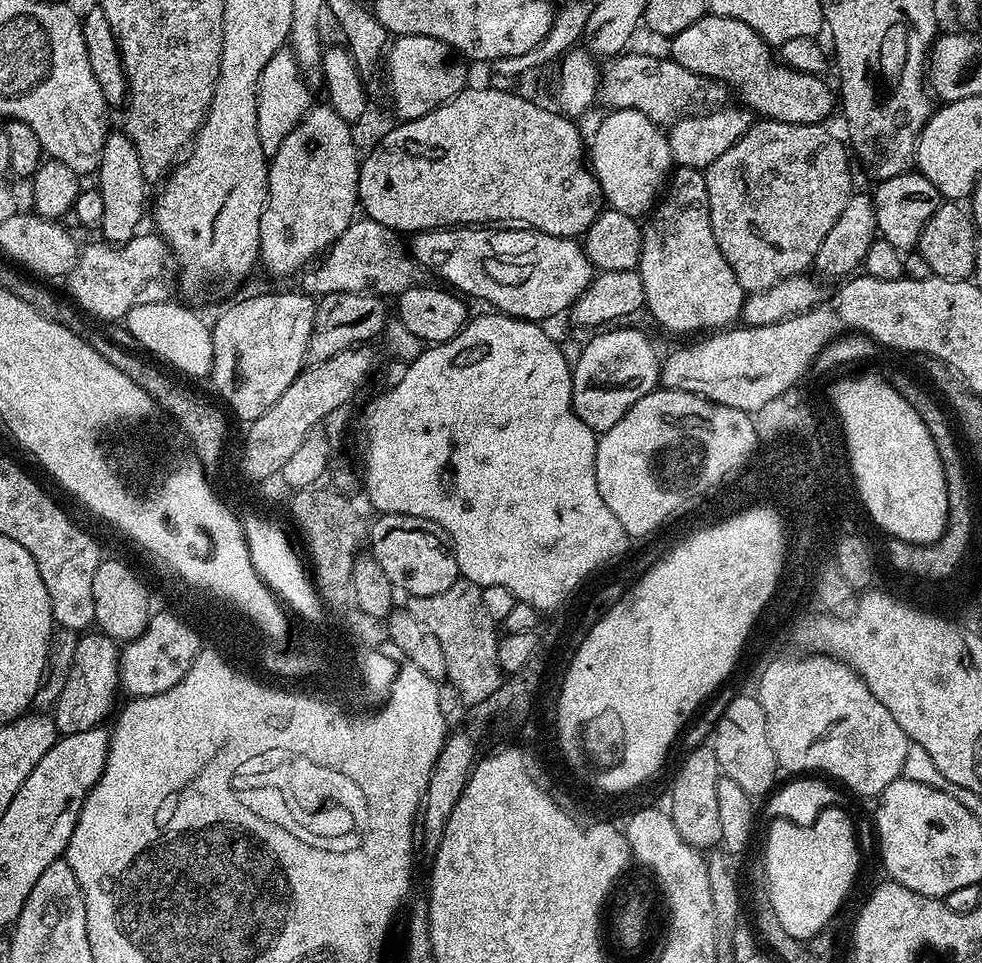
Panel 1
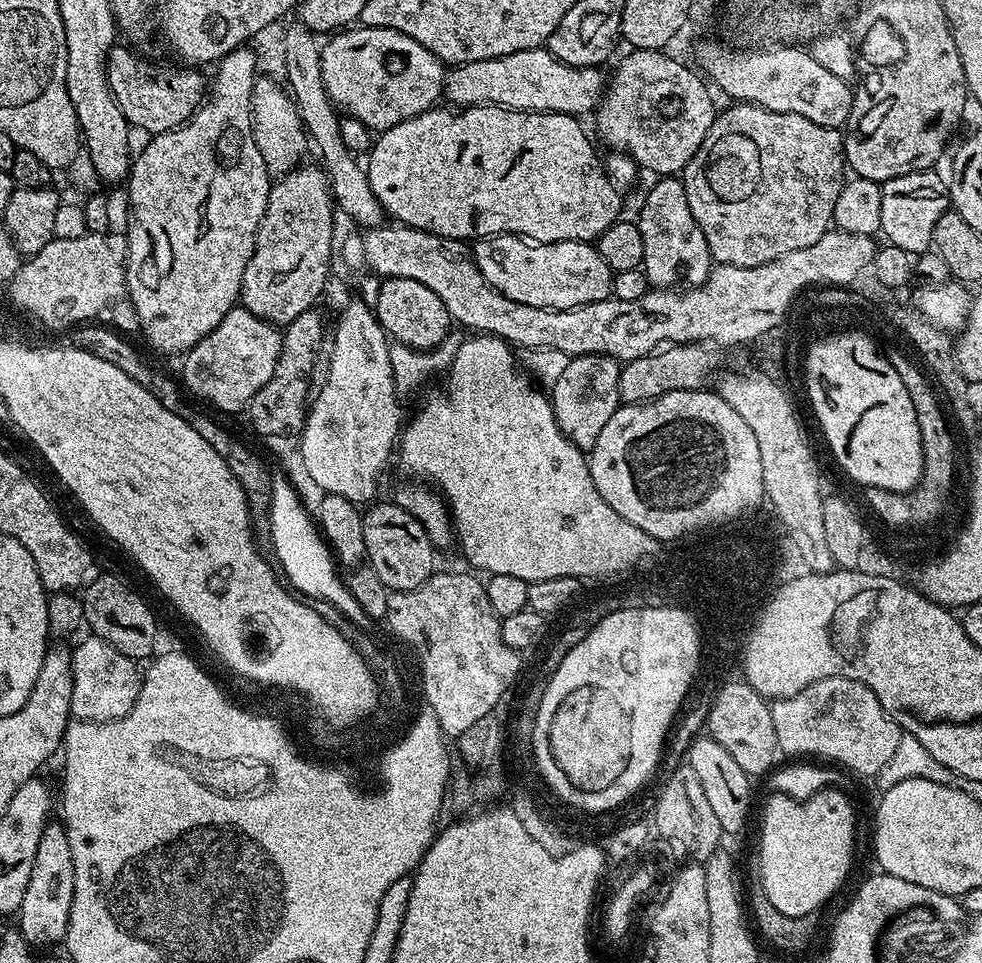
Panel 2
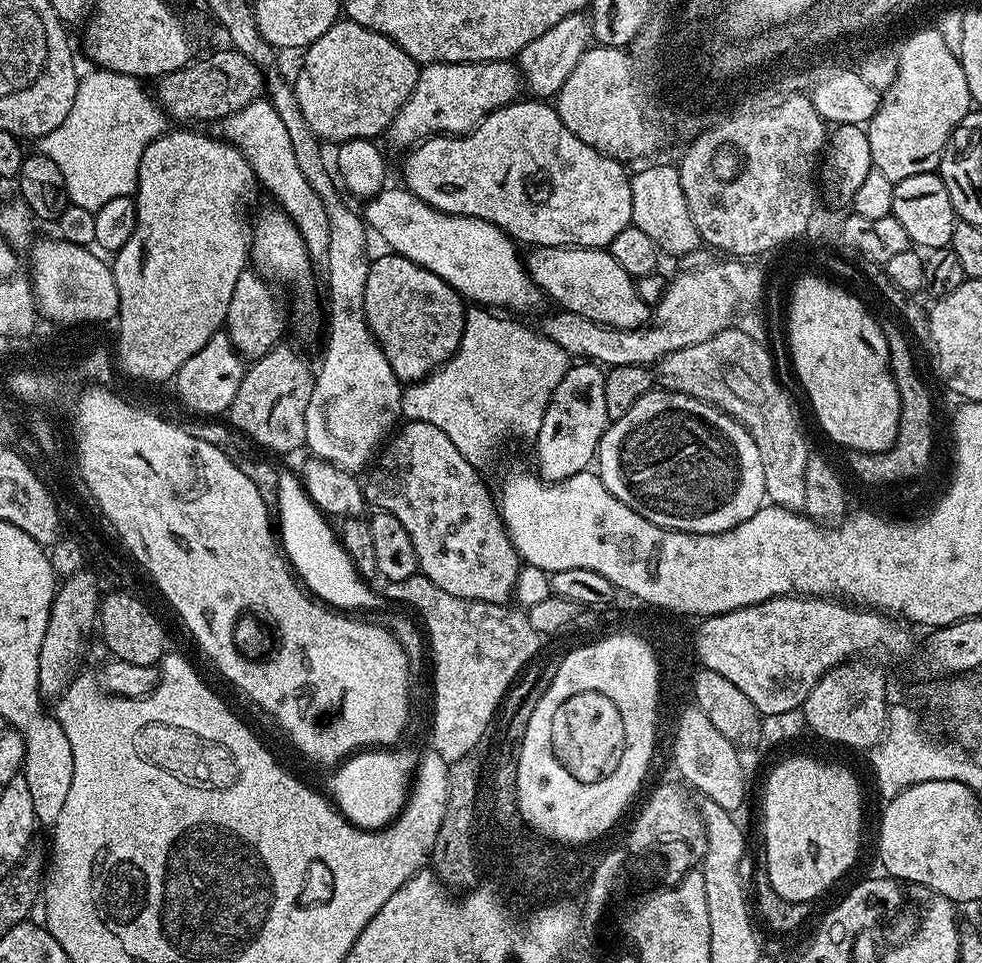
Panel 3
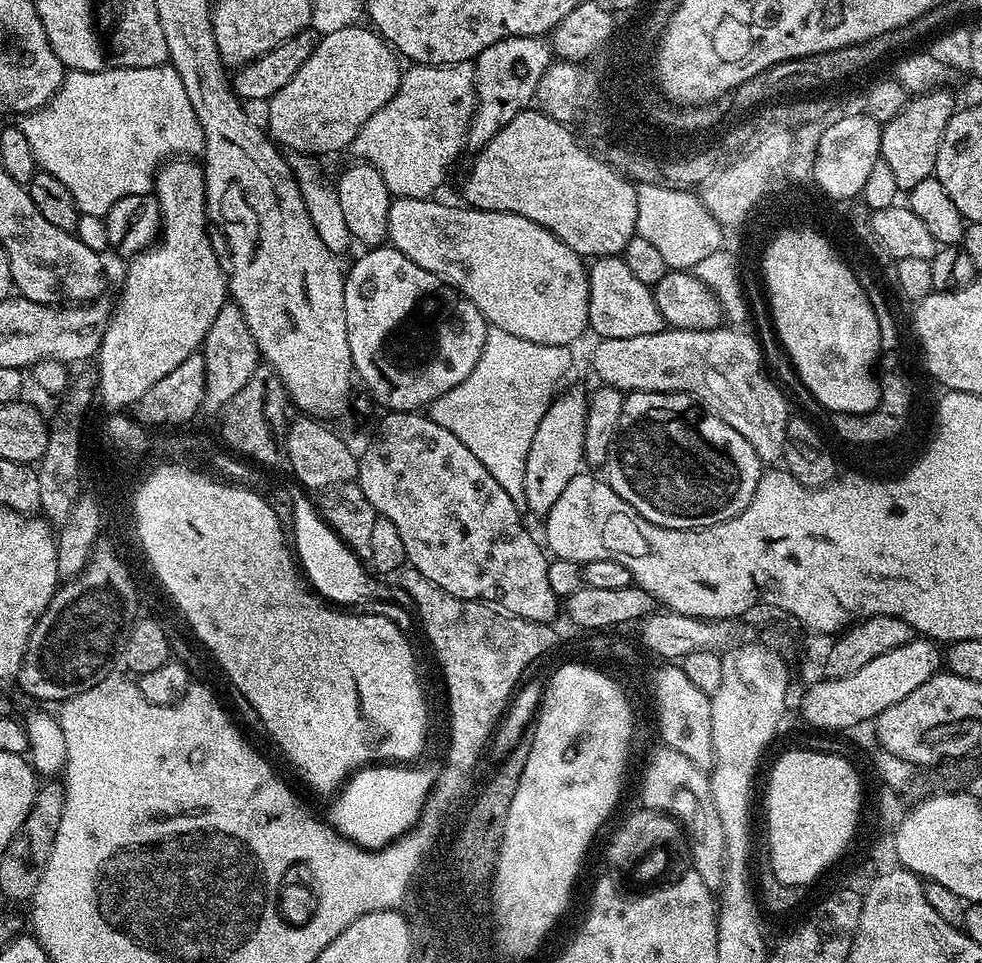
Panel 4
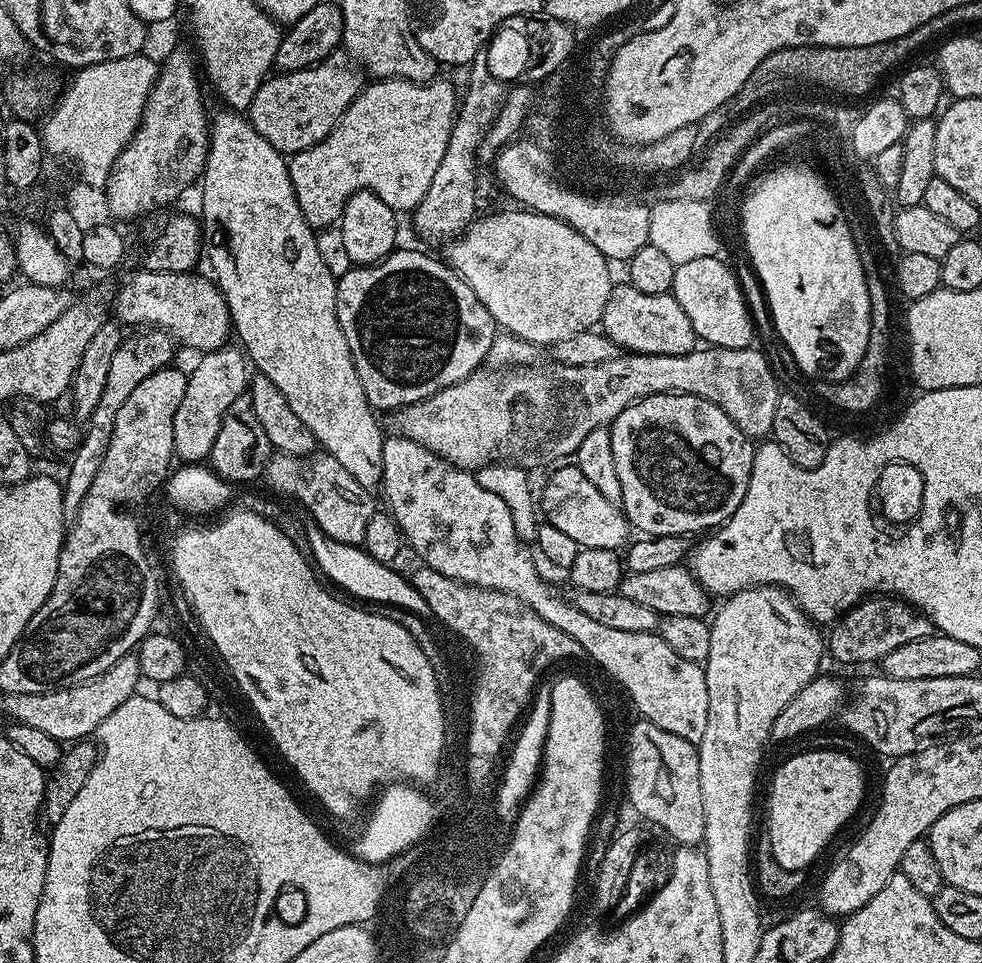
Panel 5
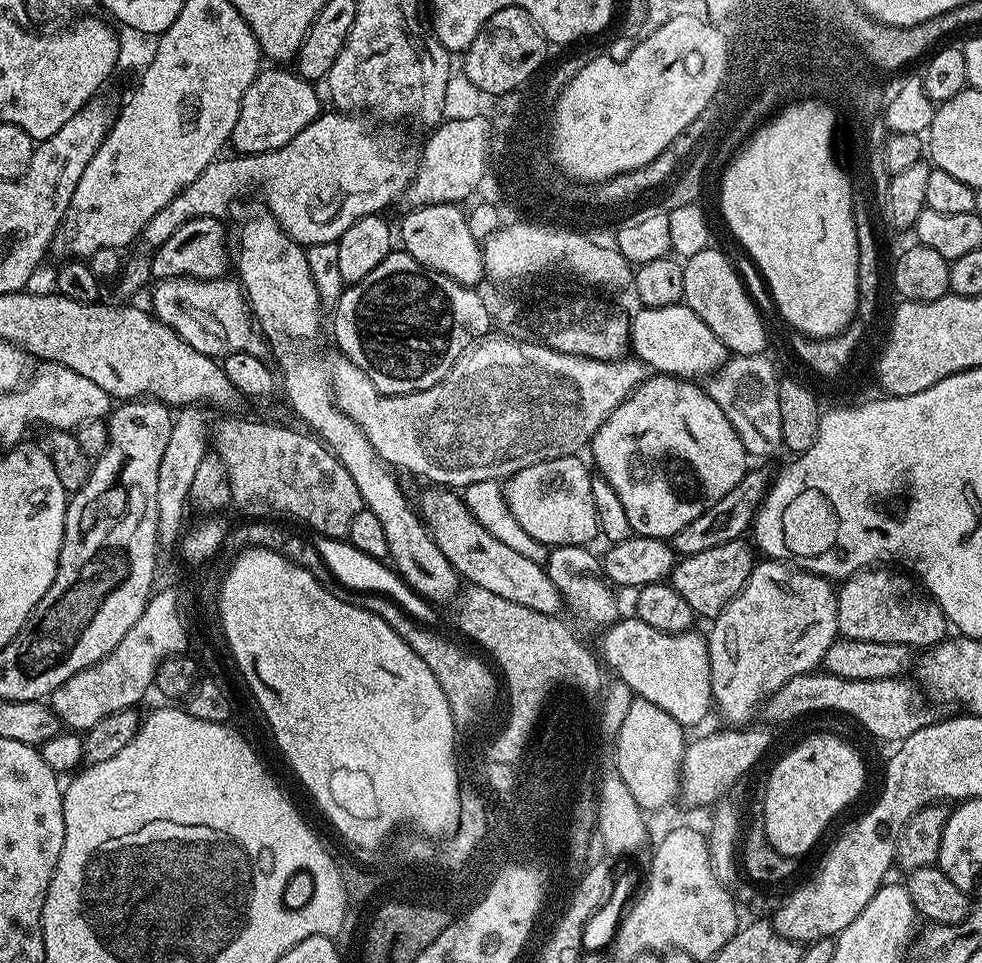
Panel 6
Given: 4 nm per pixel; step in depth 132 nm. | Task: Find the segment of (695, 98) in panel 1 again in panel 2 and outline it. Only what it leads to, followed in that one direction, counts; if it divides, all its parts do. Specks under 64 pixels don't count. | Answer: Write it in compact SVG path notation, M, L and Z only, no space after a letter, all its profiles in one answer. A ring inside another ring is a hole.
M541 46L502 58L455 65L445 75L444 96L452 106L496 104L517 112L557 112L580 118L583 112L591 113L602 99L606 88L606 76L602 73L600 68L570 66Z

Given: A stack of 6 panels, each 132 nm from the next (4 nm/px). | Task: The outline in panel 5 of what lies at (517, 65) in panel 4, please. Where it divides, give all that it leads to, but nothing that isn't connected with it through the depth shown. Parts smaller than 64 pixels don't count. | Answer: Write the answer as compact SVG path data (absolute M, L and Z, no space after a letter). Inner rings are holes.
M482 58L473 60L467 72L468 89L462 92L456 121L452 123L450 130L450 142L446 142L446 154L442 154L442 166L438 166L434 179L430 181L430 190L426 190L426 198L422 198L422 202L410 216L413 226L428 240L441 240L441 242L455 240L477 215L478 153L484 136L495 124L504 106L505 81L494 78Z

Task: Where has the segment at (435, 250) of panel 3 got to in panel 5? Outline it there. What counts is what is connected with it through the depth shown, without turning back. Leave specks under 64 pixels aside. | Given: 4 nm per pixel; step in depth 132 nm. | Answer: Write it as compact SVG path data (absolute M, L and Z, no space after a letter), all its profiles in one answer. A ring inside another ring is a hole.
M516 211L520 212L496 212L493 216L482 217L483 215L481 215L479 218L473 219L472 223L455 240L447 241L448 256L446 255L446 263L448 267L459 272L460 277L470 286L470 290L474 290L478 302L482 302L482 306L486 306L486 310L492 315L492 320L505 333L516 336L533 346L541 346L540 344L549 346L556 342L563 342L566 338L573 338L576 334L595 329L603 321L606 302L611 298L614 287L612 272L608 269L611 268L610 261L601 254L598 246L590 246L590 242L586 242L586 238L582 238L582 234L578 234L578 230L574 230L566 222L562 222L553 216L544 216L541 212Z

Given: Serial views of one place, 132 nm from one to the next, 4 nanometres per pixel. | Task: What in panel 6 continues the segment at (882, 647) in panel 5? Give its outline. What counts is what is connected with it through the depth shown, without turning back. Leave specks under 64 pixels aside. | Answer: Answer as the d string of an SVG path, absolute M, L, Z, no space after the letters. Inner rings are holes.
M865 570L856 572L839 585L837 633L845 640L869 640L870 642L898 642L908 644L914 650L927 650L949 635L950 625L944 611L927 591L911 575L891 576L888 570Z

